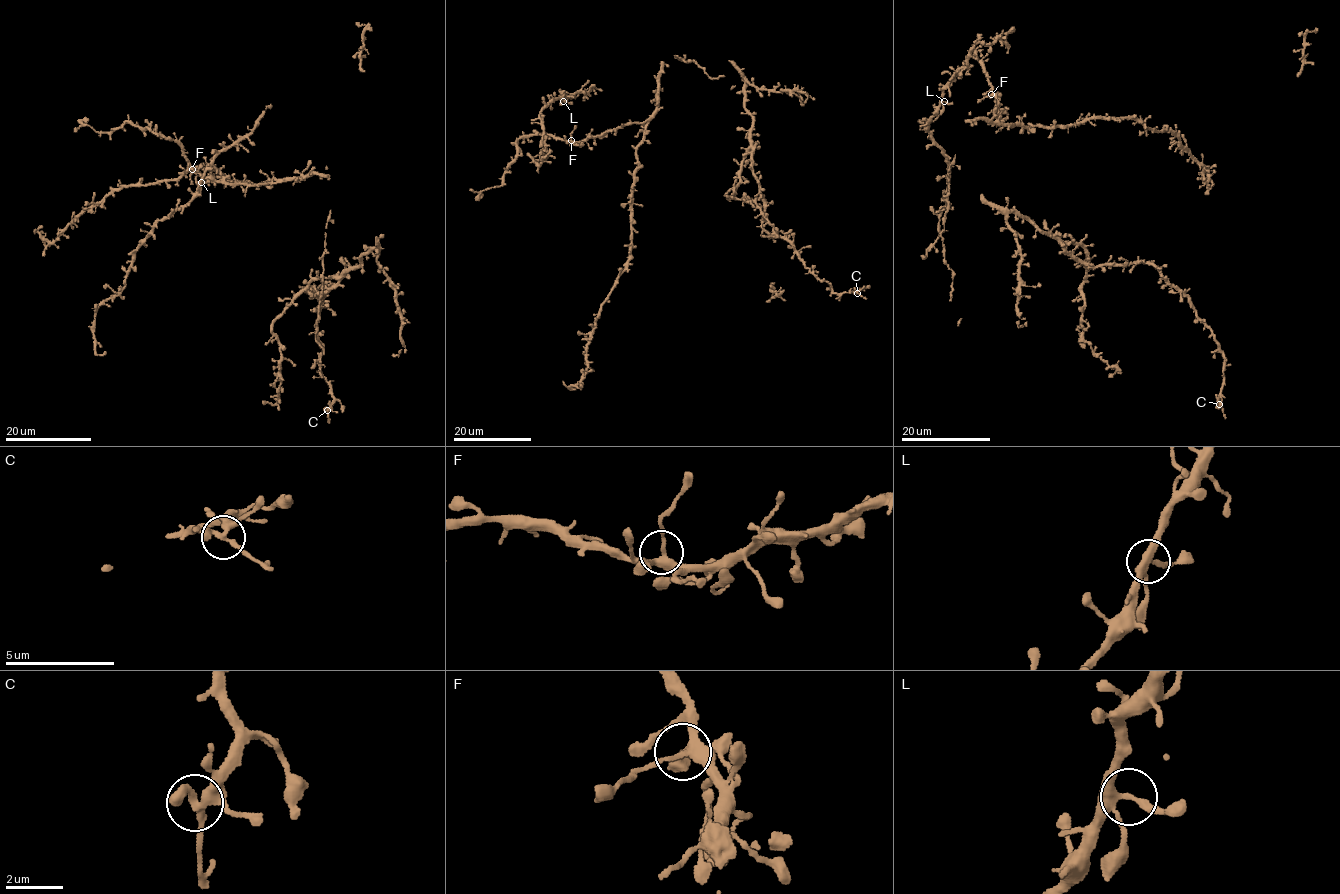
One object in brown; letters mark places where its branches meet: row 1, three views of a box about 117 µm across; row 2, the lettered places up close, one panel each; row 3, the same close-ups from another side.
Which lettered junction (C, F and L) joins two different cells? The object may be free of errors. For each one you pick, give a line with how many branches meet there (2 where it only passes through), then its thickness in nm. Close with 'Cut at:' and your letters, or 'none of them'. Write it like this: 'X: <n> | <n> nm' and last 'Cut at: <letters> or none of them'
C: 4 | 240 nm
Cut at: C

